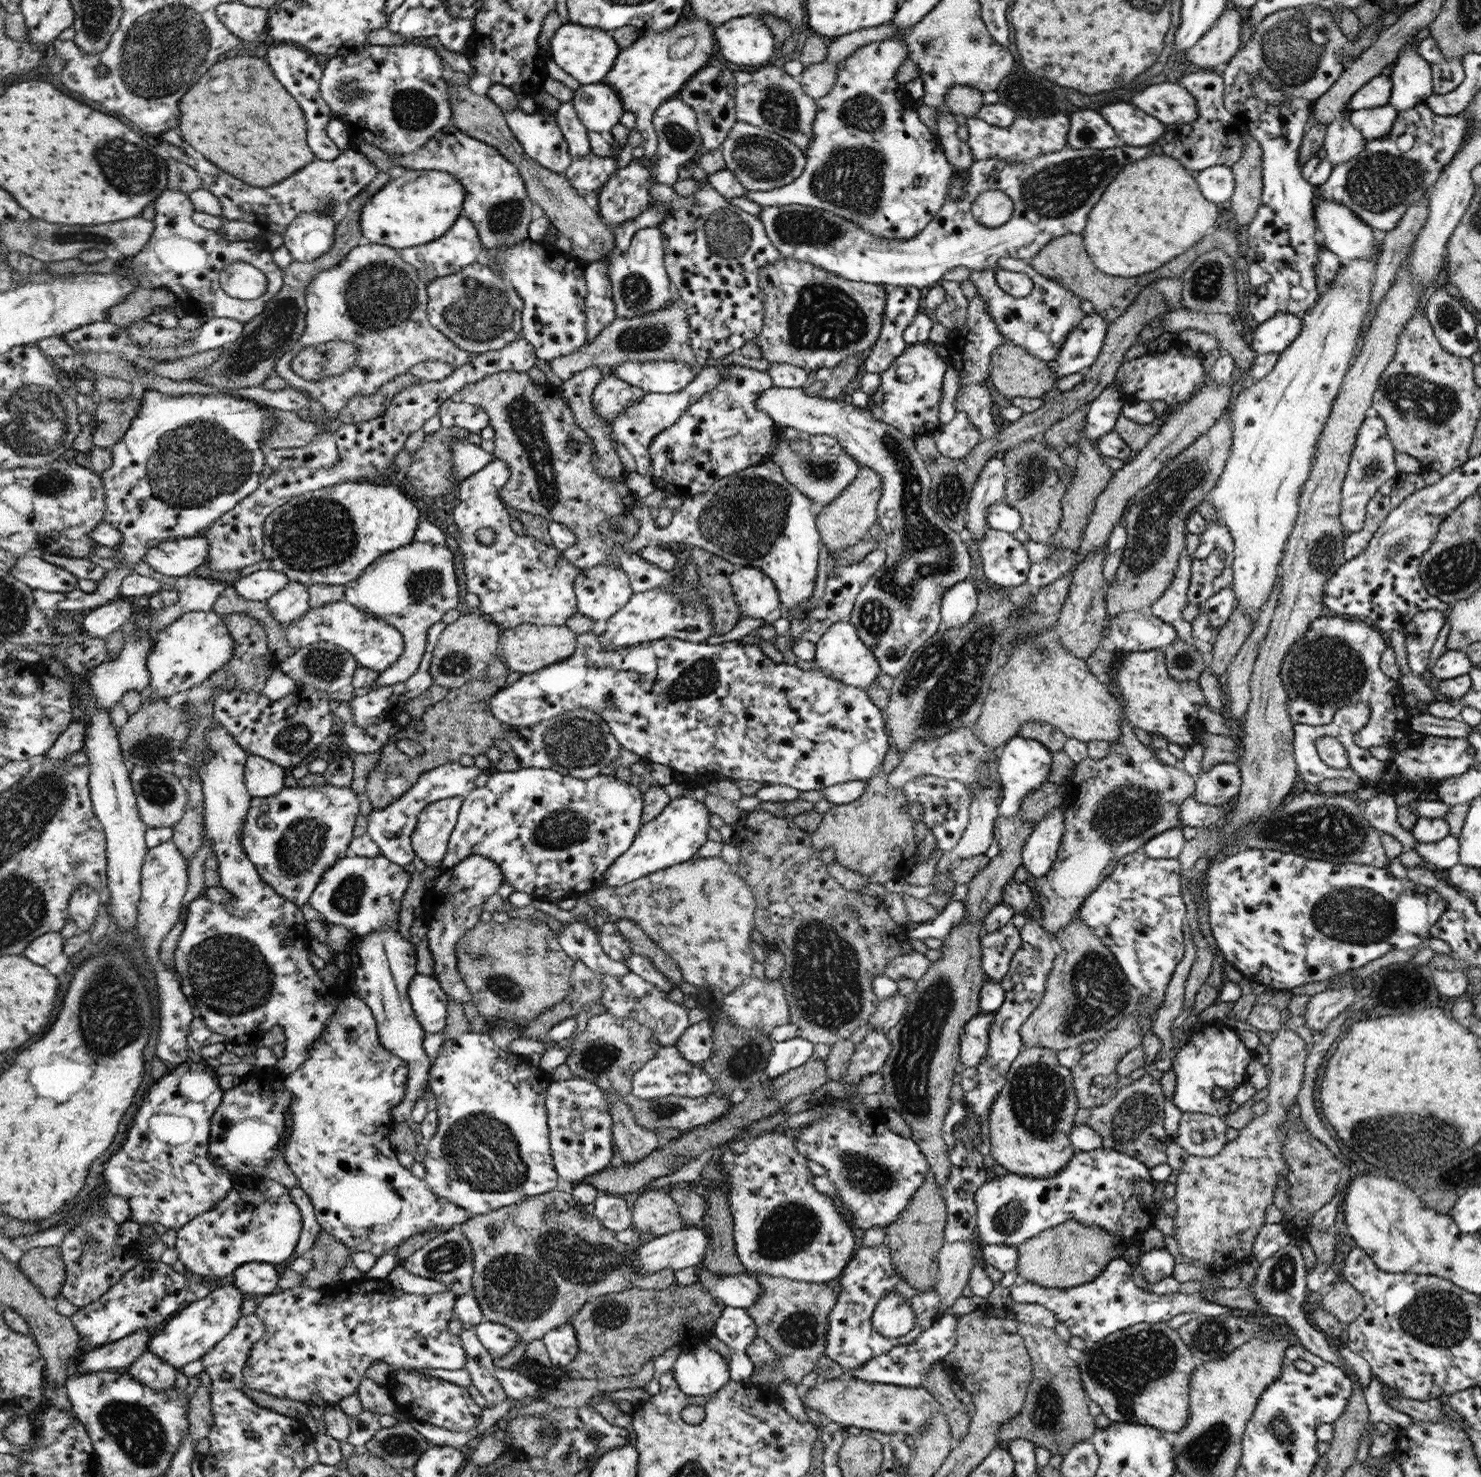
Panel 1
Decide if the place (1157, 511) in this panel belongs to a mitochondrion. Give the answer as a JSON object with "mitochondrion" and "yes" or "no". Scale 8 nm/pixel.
{"mitochondrion":"yes"}

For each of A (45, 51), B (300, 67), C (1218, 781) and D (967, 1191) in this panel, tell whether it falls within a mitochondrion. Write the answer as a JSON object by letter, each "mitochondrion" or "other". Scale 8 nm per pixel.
{"A":"other","B":"other","C":"other","D":"other"}

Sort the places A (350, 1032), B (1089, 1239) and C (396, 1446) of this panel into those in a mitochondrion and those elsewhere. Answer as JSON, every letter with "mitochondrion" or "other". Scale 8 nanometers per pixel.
{"A":"other","B":"other","C":"mitochondrion"}

